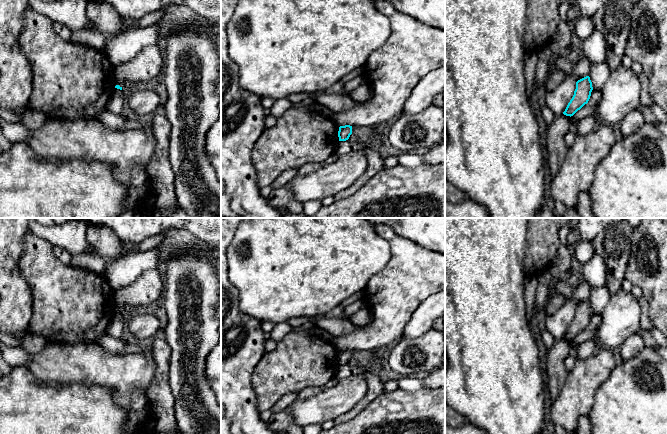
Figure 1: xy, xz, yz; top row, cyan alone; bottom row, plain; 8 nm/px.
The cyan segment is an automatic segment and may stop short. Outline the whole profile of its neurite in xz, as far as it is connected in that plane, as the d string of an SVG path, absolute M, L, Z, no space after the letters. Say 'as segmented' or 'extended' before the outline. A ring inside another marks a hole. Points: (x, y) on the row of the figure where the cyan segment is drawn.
as segmented | M345 125L339 127L339 131L338 131L339 141L348 140L351 134L352 134L352 126Z

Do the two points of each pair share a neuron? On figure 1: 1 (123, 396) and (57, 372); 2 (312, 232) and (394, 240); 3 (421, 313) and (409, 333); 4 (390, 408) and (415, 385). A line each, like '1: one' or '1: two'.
1: one
2: two
3: one
4: two

